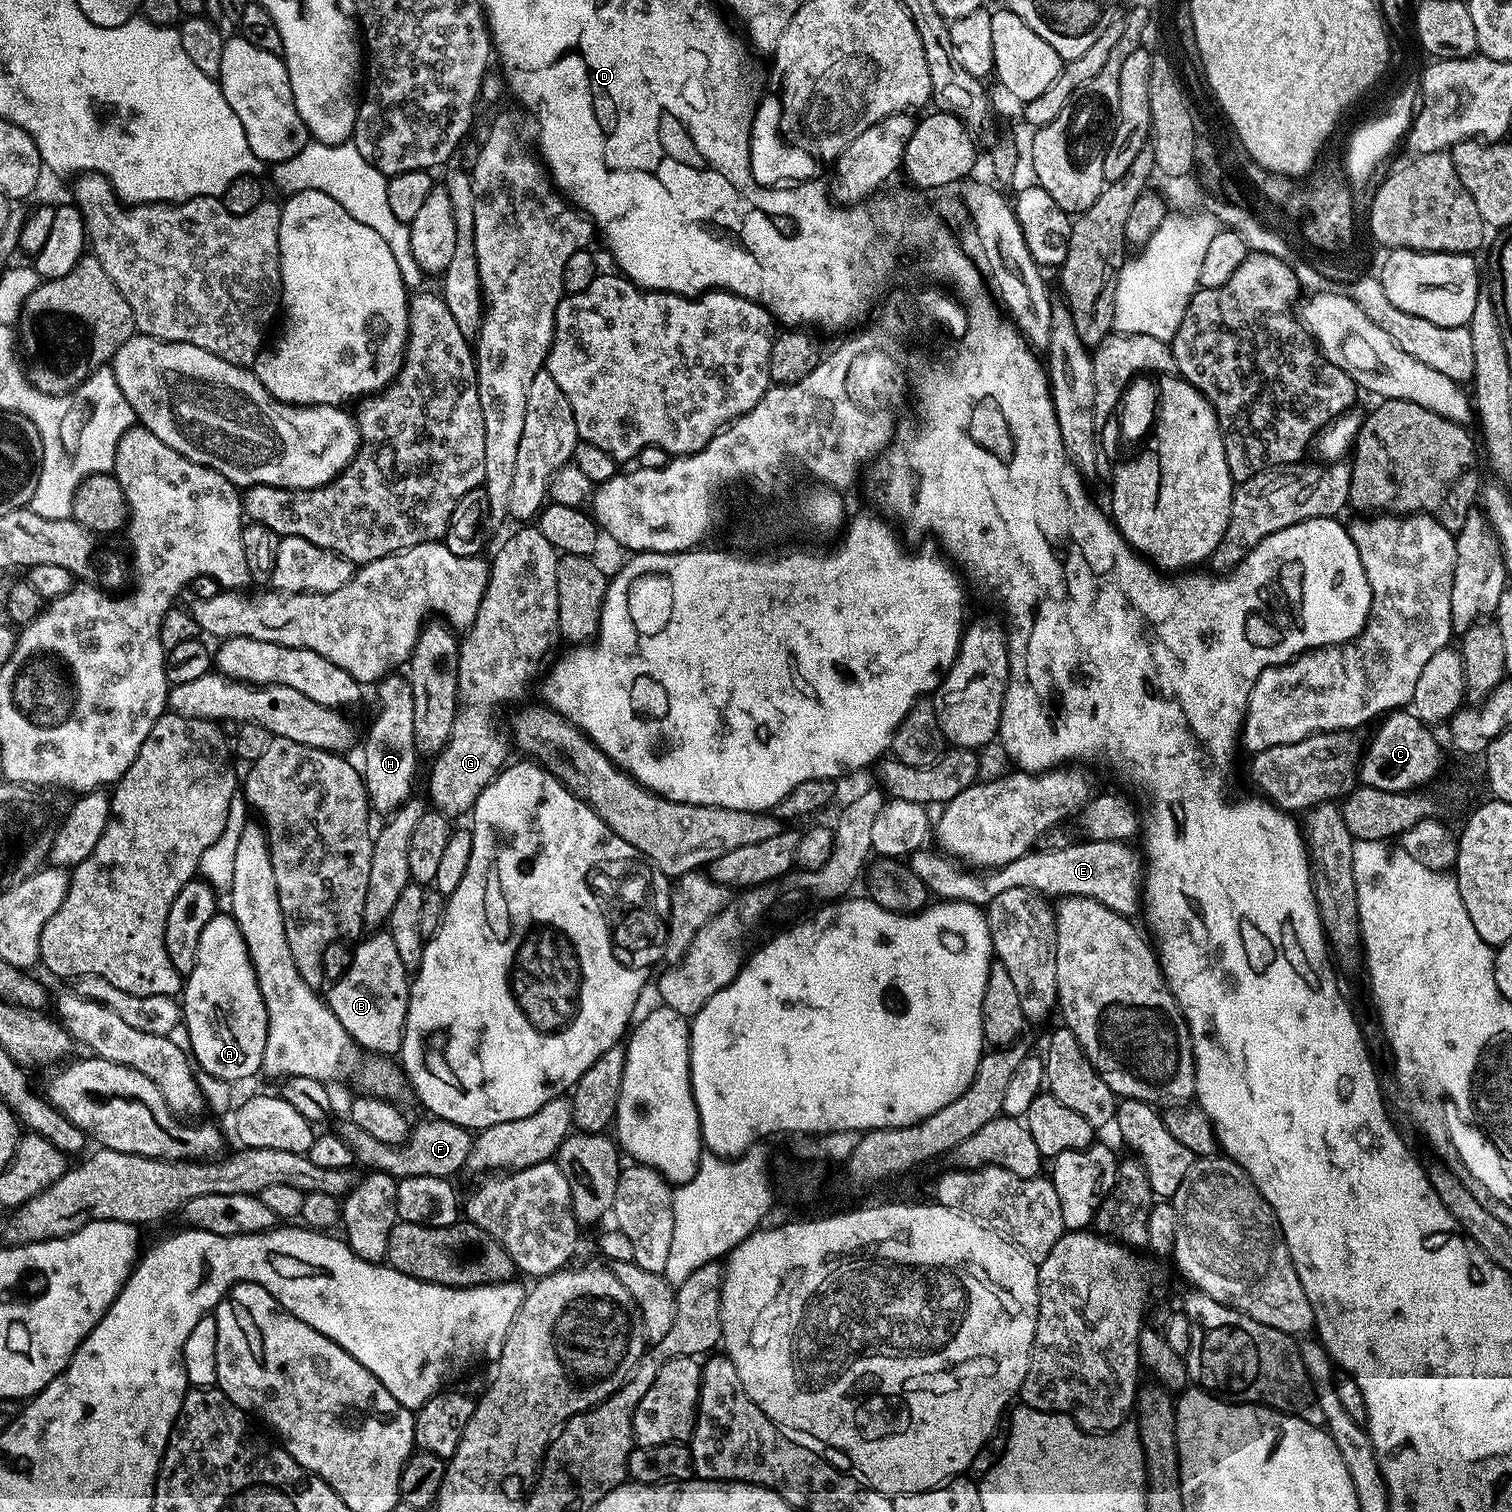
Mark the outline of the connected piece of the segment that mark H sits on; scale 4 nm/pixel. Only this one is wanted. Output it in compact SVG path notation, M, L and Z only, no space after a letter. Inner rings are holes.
M389 674L379 681L376 692L376 717L364 740L362 775L368 791L371 811L391 814L397 812L413 795L418 753L414 742L414 698L412 685L403 675Z

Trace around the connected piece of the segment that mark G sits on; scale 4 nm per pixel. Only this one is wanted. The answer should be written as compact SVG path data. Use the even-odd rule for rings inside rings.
M520 526L516 533L501 546L496 552L496 557L491 557L490 567L488 570L488 585L486 586L486 594L482 594L482 602L478 606L478 614L474 618L472 625L463 633L462 639L459 641L460 657L458 658L458 686L460 687L460 699L454 718L454 726L450 730L450 738L446 742L446 746L431 761L432 769L428 772L428 796L432 799L431 807L435 811L443 812L449 818L457 818L463 814L471 813L472 808L476 804L478 794L482 794L482 790L486 790L486 786L494 779L497 774L504 771L509 763L508 744L510 748L510 740L507 735L504 736L499 732L500 724L496 721L496 715L500 712L500 707L507 700L520 700L528 692L528 687L532 684L532 679L541 675L542 669L545 667L544 659L548 656L548 651L555 646L556 640L560 636L560 623L558 622L558 570L556 569L556 561L558 553L554 546L550 546L550 542L546 542L546 536L540 532L536 526Z

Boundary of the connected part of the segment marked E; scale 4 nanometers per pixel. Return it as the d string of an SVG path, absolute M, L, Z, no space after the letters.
M1089 840L1084 844L1068 844L1065 848L1049 846L1045 852L1030 851L1001 868L977 870L939 850L913 852L910 863L914 874L922 878L929 893L941 901L953 900L977 906L987 906L998 894L1015 888L1025 888L1045 898L1085 896L1102 902L1110 910L1132 918L1142 904L1142 885L1146 871L1141 853L1123 840Z

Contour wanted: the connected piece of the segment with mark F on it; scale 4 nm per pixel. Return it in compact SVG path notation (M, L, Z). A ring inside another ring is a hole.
M435 1118L427 1119L417 1128L415 1125L401 1145L378 1142L378 1138L366 1134L366 1130L354 1126L354 1122L349 1119L345 1119L344 1125L338 1128L338 1135L343 1138L344 1145L352 1152L353 1161L361 1169L390 1174L397 1182L406 1178L422 1178L423 1176L455 1177L455 1172L467 1165L474 1139L473 1133L454 1122Z

